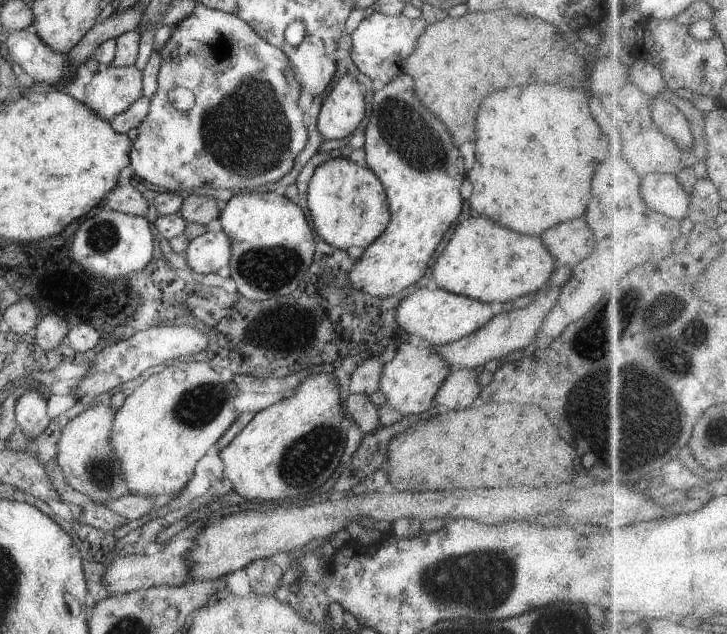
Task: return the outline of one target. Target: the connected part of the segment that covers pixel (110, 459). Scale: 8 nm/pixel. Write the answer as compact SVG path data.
M108 404L90 406L67 422L57 442L57 459L68 482L94 502L105 503L131 494L110 440L116 413L117 410Z

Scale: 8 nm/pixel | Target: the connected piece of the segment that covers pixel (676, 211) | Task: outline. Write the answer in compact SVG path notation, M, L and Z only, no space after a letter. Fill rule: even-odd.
M652 173L643 177L643 194L646 202L650 202L650 206L654 210L661 211L664 214L683 219L689 216L691 211L691 194L686 192L685 186L682 186L680 179L676 175L670 173Z

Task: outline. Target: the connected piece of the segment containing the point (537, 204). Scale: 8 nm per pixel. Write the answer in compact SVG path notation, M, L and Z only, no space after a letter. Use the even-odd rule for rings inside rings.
M530 84L530 86L514 86L514 88L506 88L506 90L500 90L500 92L494 92L490 94L488 98L482 100L482 106L480 106L480 112L478 112L478 126L477 132L474 136L476 162L474 166L467 171L467 178L472 183L473 189L469 196L468 202L471 209L475 210L476 214L481 217L491 218L494 222L497 222L500 226L509 228L510 230L525 234L534 235L540 237L542 232L551 226L556 226L558 223L584 216L586 212L586 206L592 198L592 191L590 190L590 180L594 176L594 170L596 170L596 164L606 160L606 158L612 158L612 156L620 158L623 156L622 148L610 147L606 148L606 136L600 132L598 124L594 122L592 118L593 114L590 114L588 110L588 97L580 90L574 92L574 90L568 90L564 86L552 86L552 84Z

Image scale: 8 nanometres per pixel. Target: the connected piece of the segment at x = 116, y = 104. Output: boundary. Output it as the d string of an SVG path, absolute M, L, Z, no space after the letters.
M110 65L94 73L85 86L84 103L110 121L142 96L142 71L136 65Z

